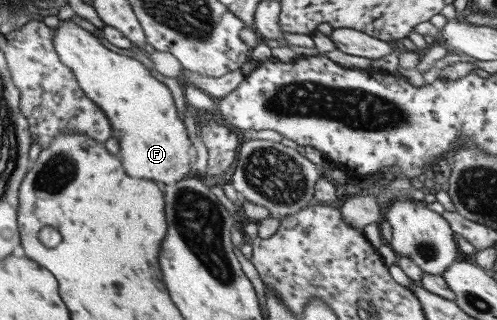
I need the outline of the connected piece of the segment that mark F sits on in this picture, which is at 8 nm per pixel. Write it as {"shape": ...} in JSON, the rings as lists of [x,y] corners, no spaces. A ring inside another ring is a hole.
{"shape":[[[66,19],[54,29],[52,46],[58,60],[70,68],[78,87],[108,118],[111,133],[118,139],[118,159],[130,177],[158,183],[174,183],[190,171],[190,139],[178,118],[170,91],[139,61],[105,48],[94,35]]]}

